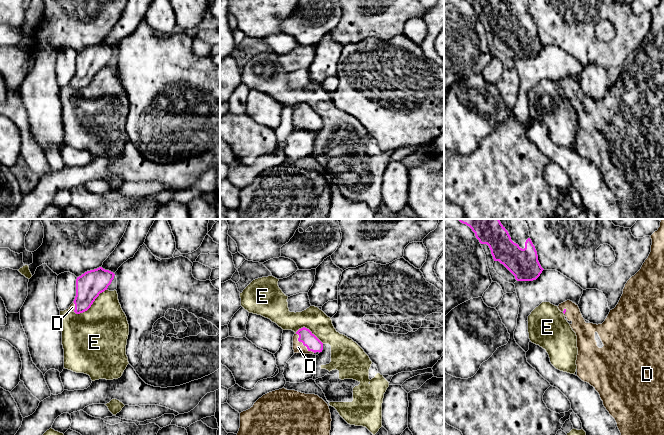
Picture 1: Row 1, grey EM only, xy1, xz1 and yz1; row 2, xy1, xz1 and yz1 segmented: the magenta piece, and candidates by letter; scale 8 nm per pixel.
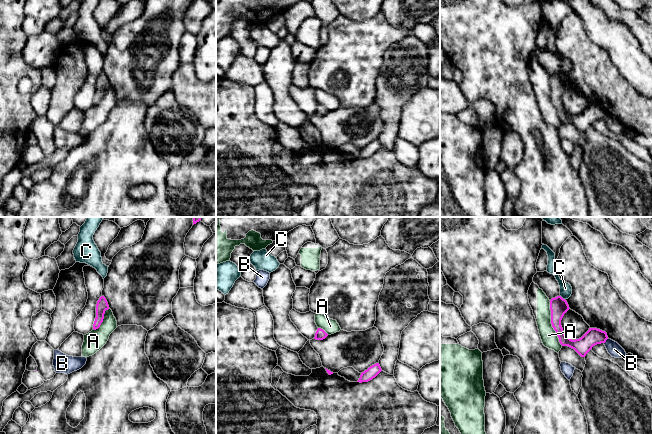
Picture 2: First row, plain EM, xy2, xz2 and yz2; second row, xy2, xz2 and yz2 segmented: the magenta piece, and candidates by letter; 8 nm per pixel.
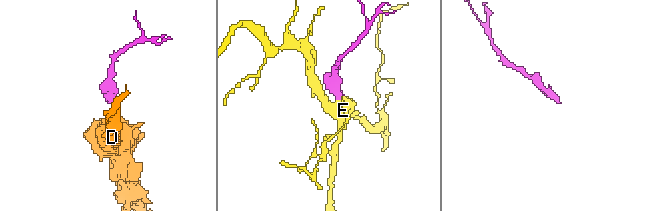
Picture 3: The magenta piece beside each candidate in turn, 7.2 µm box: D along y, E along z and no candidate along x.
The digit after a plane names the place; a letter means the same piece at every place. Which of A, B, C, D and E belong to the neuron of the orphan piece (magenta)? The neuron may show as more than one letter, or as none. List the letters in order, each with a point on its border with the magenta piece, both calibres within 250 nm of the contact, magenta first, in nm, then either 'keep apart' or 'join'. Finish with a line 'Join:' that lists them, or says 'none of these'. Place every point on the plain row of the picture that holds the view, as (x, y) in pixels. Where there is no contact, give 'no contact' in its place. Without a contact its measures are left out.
A: meets magenta in yz2 at (551, 99); 140 nm thick on the magenta side, 130 nm on the other; keep apart
B: meets magenta in yz2 at (605, 117); 140 nm thick on the magenta side, 110 nm on the other; keep apart
C: meets magenta in yz2 at (561, 73); 140 nm thick on the magenta side, 100 nm on the other; keep apart
D: meets magenta in xz1 at (302, 118); 120 nm thick on the magenta side, 90 nm on the other; join
E: meets magenta in xy1 at (91, 80); 220 nm thick on the magenta side, 440 nm on the other; keep apart
Join: D

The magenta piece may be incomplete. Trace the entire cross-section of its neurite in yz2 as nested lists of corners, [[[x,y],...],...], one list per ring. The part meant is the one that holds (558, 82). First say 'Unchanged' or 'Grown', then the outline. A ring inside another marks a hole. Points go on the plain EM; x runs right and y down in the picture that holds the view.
Unchanged. [[[561,72],[552,74],[550,76],[551,100],[562,122],[568,122],[574,125],[581,133],[585,133],[593,122],[605,119],[608,112],[605,107],[597,104],[589,104],[581,114],[575,116],[570,115],[565,111],[561,102],[561,96],[569,85],[567,77]]]

